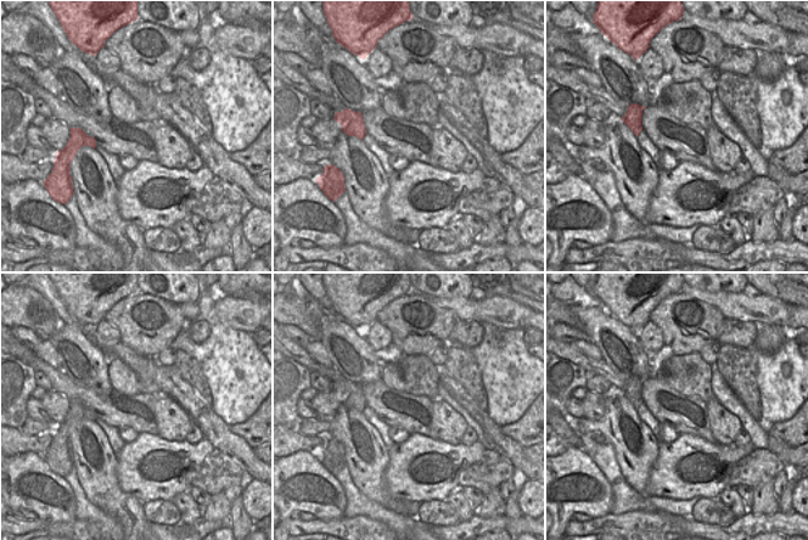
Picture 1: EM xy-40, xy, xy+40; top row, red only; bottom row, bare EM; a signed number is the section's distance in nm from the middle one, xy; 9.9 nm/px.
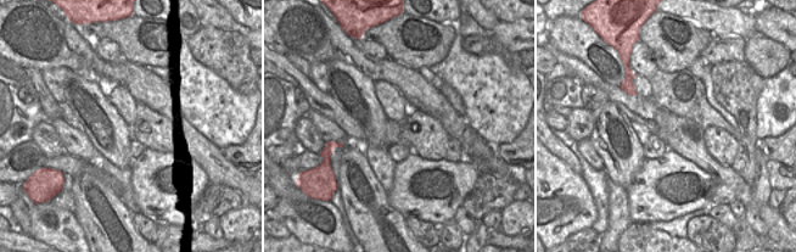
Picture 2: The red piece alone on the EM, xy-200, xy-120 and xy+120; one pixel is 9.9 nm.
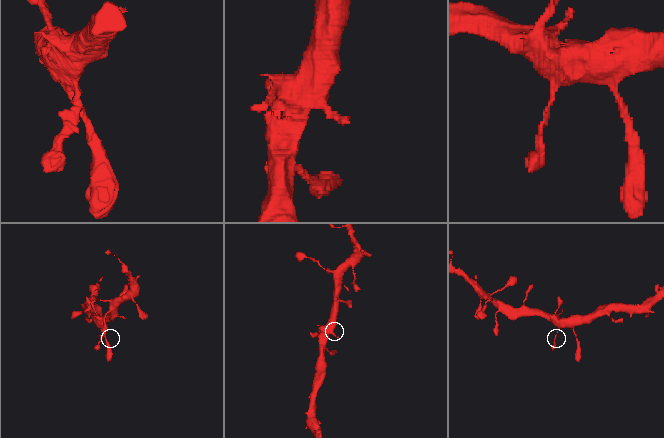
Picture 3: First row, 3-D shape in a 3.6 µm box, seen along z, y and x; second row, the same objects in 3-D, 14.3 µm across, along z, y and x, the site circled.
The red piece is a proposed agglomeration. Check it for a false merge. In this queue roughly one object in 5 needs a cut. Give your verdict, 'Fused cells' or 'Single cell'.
Single cell

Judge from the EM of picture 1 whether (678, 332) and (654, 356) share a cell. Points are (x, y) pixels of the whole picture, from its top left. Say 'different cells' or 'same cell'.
different cells

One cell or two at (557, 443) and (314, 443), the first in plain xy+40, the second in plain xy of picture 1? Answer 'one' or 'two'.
one

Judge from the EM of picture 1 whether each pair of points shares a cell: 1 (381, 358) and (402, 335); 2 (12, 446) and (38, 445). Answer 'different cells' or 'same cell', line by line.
1: different cells
2: same cell

